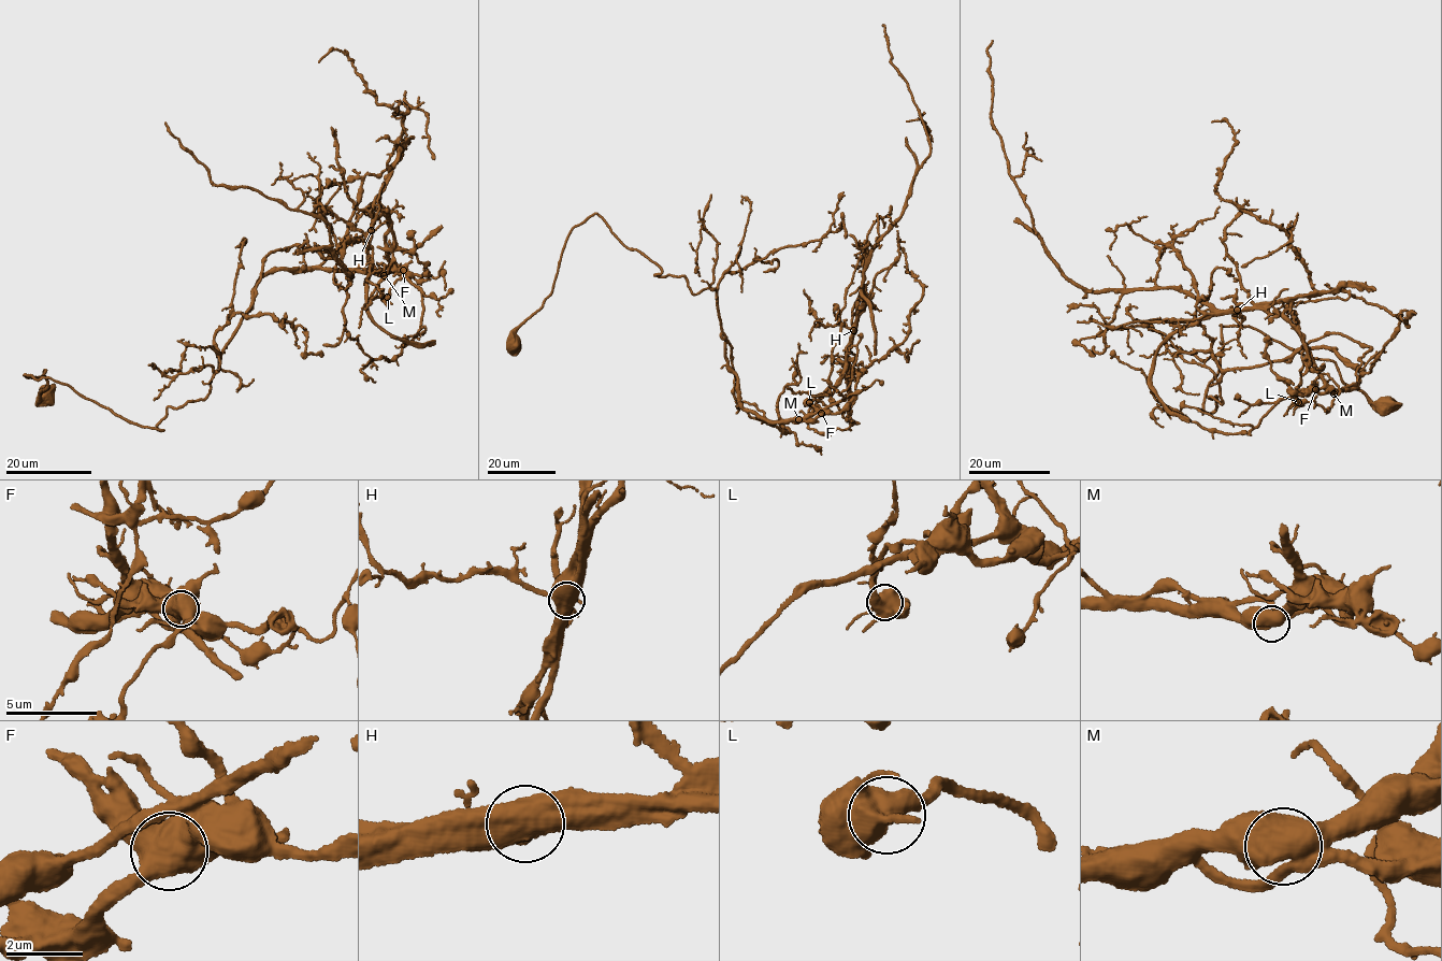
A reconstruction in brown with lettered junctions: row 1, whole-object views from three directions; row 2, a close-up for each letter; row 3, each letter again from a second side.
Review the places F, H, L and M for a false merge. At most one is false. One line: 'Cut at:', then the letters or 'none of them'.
Cut at: H

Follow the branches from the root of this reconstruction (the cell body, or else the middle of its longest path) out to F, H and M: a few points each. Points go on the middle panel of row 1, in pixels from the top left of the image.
F: (512, 345), (551, 291), (568, 232), (596, 213), (654, 275), (717, 291), (745, 410), (780, 422), (821, 413)
H: (512, 345), (595, 213), (654, 275), (715, 289), (738, 399), (769, 421), (812, 411), (853, 329)
M: (512, 345), (551, 291), (568, 232), (596, 213), (654, 275), (715, 289), (743, 406), (798, 419)

